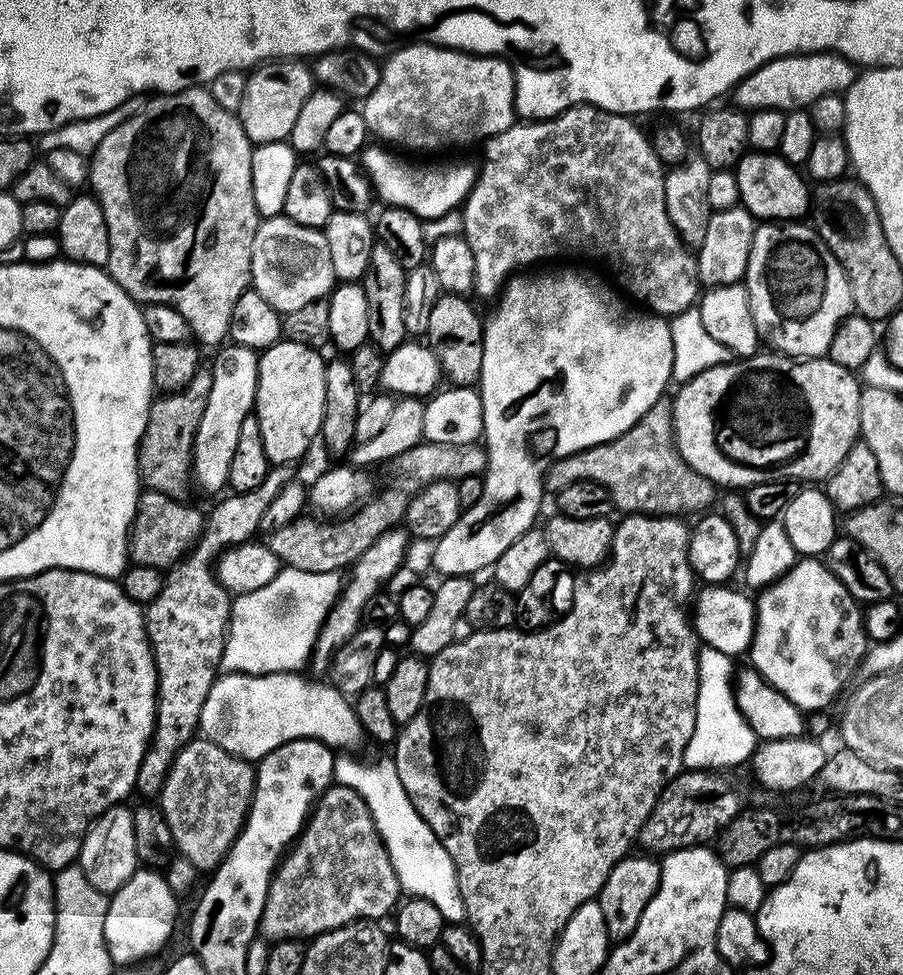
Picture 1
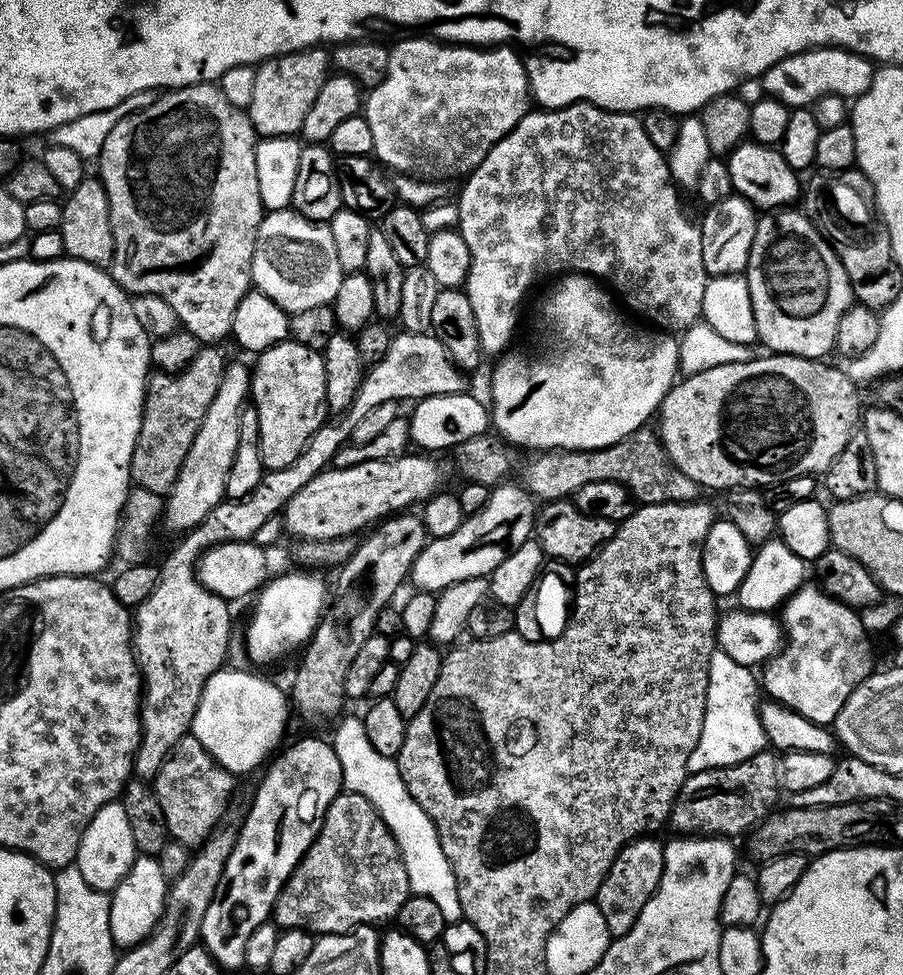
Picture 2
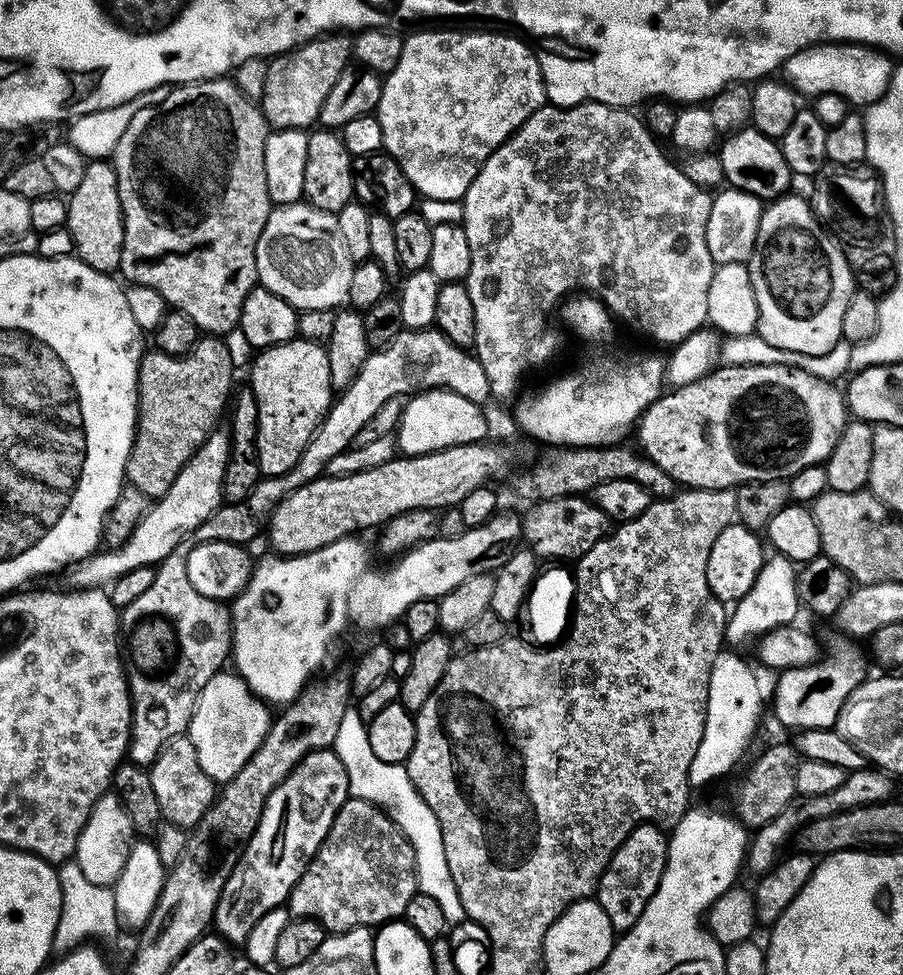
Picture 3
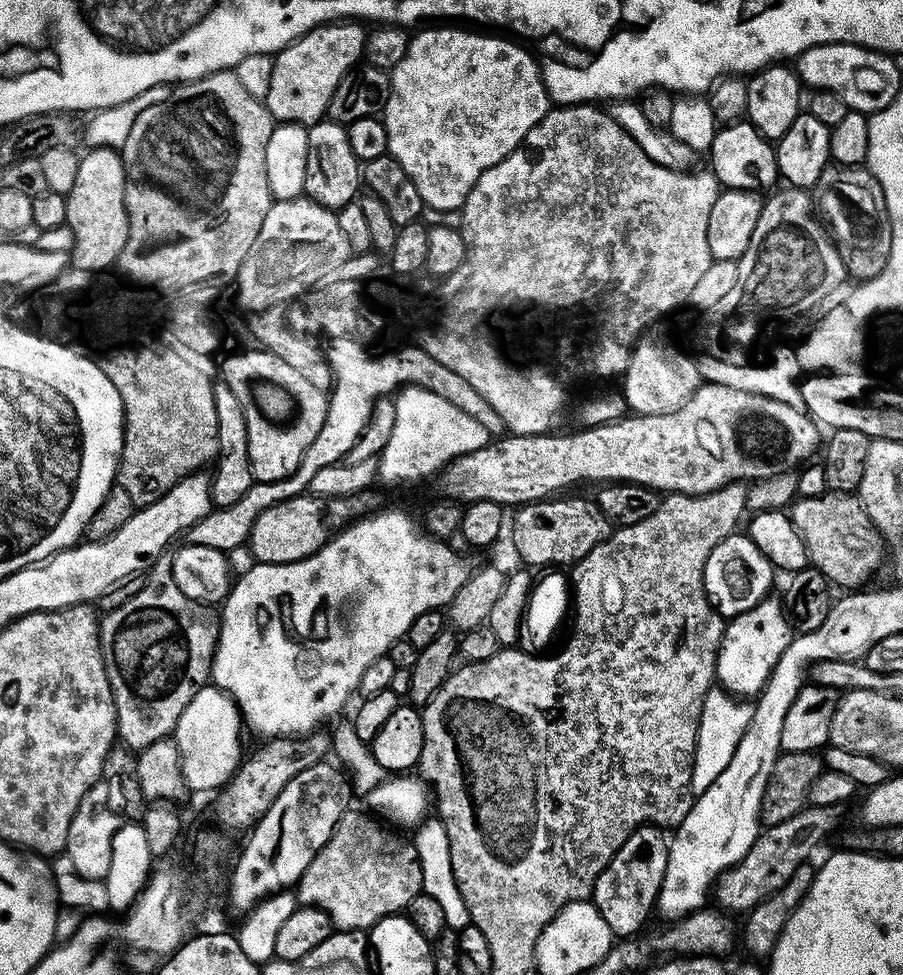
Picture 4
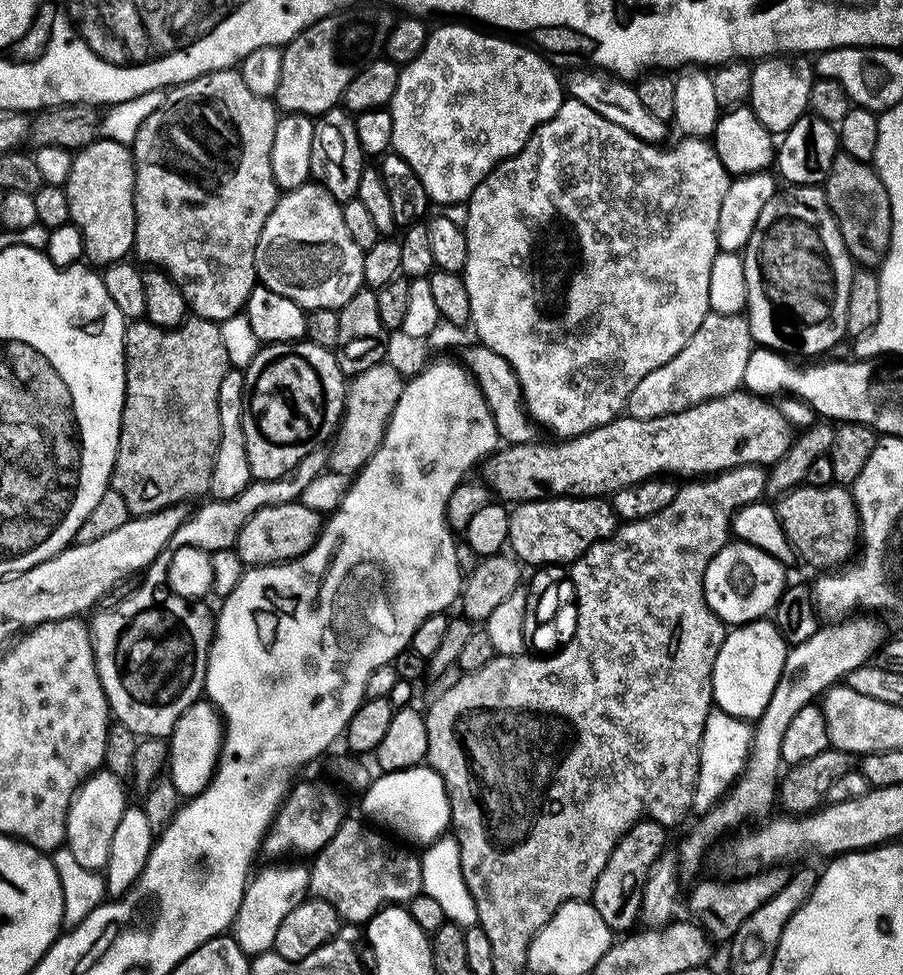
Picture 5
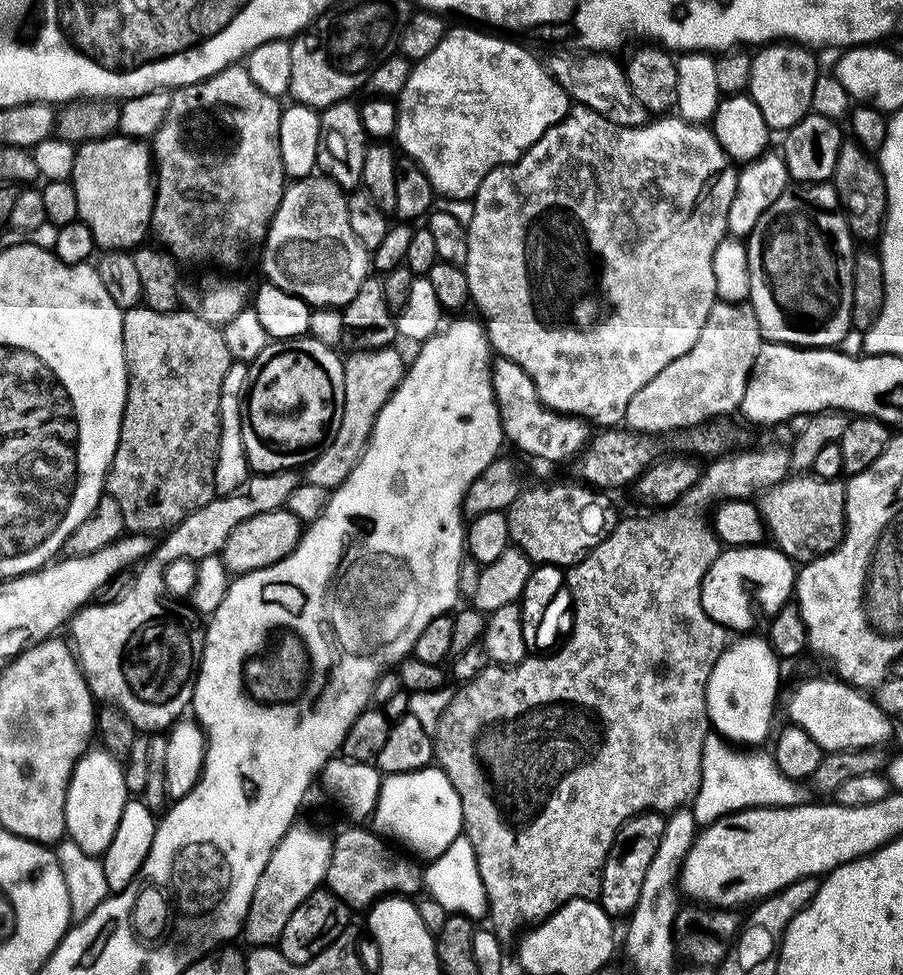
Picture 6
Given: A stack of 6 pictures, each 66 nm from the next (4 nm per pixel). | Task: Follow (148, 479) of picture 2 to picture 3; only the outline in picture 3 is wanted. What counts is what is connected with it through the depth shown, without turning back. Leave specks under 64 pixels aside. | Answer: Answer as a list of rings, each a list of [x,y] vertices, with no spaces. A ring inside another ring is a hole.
[[[205,335],[184,356],[171,356],[159,350],[145,351],[140,360],[138,382],[134,386],[138,397],[138,407],[134,412],[134,435],[132,449],[124,462],[127,483],[132,484],[142,494],[150,498],[165,496],[174,486],[174,478],[190,462],[190,458],[200,449],[208,433],[217,427],[216,419],[224,412],[228,391],[232,388],[232,356],[225,341],[219,336]]]

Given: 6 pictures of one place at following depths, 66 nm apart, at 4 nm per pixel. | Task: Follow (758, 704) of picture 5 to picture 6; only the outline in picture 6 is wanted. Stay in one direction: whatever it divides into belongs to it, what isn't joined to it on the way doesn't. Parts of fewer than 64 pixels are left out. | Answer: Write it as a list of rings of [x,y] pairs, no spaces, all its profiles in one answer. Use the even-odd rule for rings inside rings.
[[[741,635],[725,647],[706,688],[709,725],[736,746],[760,744],[768,735],[773,735],[772,715],[776,712],[776,695],[780,692],[782,660],[763,635],[756,635]]]

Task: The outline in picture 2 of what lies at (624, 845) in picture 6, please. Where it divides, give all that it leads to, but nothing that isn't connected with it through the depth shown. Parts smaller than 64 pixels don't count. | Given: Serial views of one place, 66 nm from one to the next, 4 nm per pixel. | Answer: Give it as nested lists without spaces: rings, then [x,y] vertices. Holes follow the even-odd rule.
[[[637,838],[627,844],[614,858],[602,886],[596,891],[594,903],[598,910],[602,910],[602,918],[606,918],[609,937],[619,938],[630,931],[634,922],[638,922],[638,914],[642,914],[642,906],[650,902],[660,885],[664,869],[664,844],[648,839]]]

